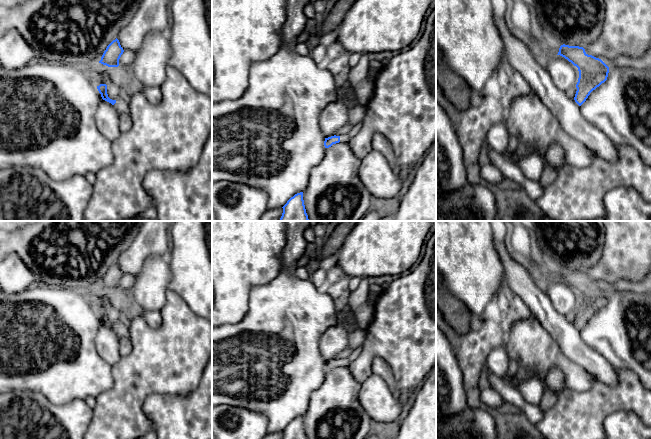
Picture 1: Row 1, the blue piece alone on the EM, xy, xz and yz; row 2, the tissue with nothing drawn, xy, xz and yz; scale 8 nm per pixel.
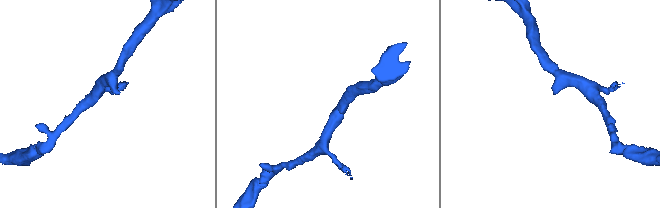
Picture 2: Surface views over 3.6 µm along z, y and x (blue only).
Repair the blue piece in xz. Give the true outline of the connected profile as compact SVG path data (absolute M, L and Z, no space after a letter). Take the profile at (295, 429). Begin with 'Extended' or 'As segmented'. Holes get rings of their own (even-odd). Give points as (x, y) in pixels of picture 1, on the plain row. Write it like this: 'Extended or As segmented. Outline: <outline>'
As segmented. Outline: M303 416L297 417L291 421L282 432L282 439L307 439L303 424Z

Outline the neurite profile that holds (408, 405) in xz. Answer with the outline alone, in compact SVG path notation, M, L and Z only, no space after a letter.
M415 393L410 395L407 403L405 404L405 408L401 414L401 417L398 419L398 422L400 424L404 421L405 417L407 416L410 408L412 407L413 403L414 403L414 400L415 400Z

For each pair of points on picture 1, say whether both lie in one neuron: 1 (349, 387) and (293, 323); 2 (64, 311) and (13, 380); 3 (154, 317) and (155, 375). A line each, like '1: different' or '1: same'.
1: different
2: same
3: different

